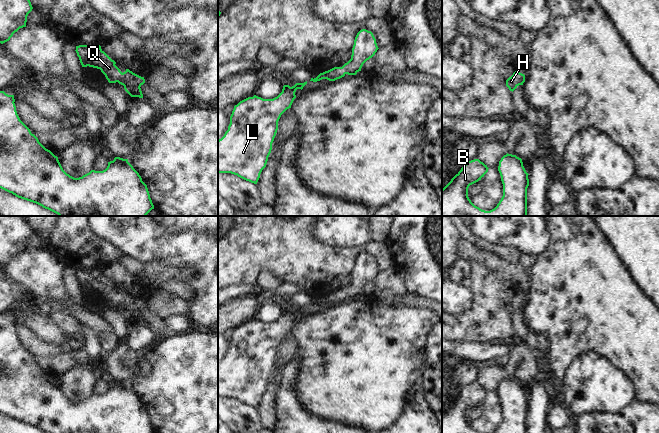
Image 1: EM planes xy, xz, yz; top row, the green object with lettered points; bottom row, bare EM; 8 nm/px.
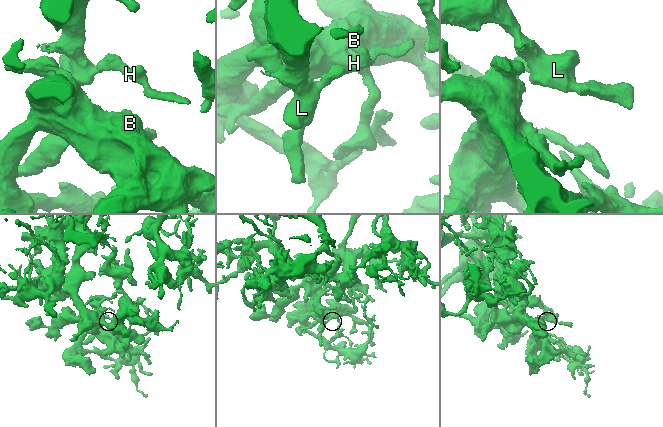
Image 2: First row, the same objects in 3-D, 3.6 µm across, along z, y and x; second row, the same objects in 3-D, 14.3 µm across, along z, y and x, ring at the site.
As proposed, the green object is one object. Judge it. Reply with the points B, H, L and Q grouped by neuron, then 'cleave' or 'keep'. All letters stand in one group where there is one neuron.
groups B H L Q; keep

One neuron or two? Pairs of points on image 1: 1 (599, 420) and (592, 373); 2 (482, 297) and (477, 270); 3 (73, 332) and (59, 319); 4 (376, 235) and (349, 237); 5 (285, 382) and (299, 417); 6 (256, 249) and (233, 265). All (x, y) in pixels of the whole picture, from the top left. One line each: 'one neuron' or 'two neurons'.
1: two neurons
2: one neuron
3: one neuron
4: two neurons
5: one neuron
6: one neuron

